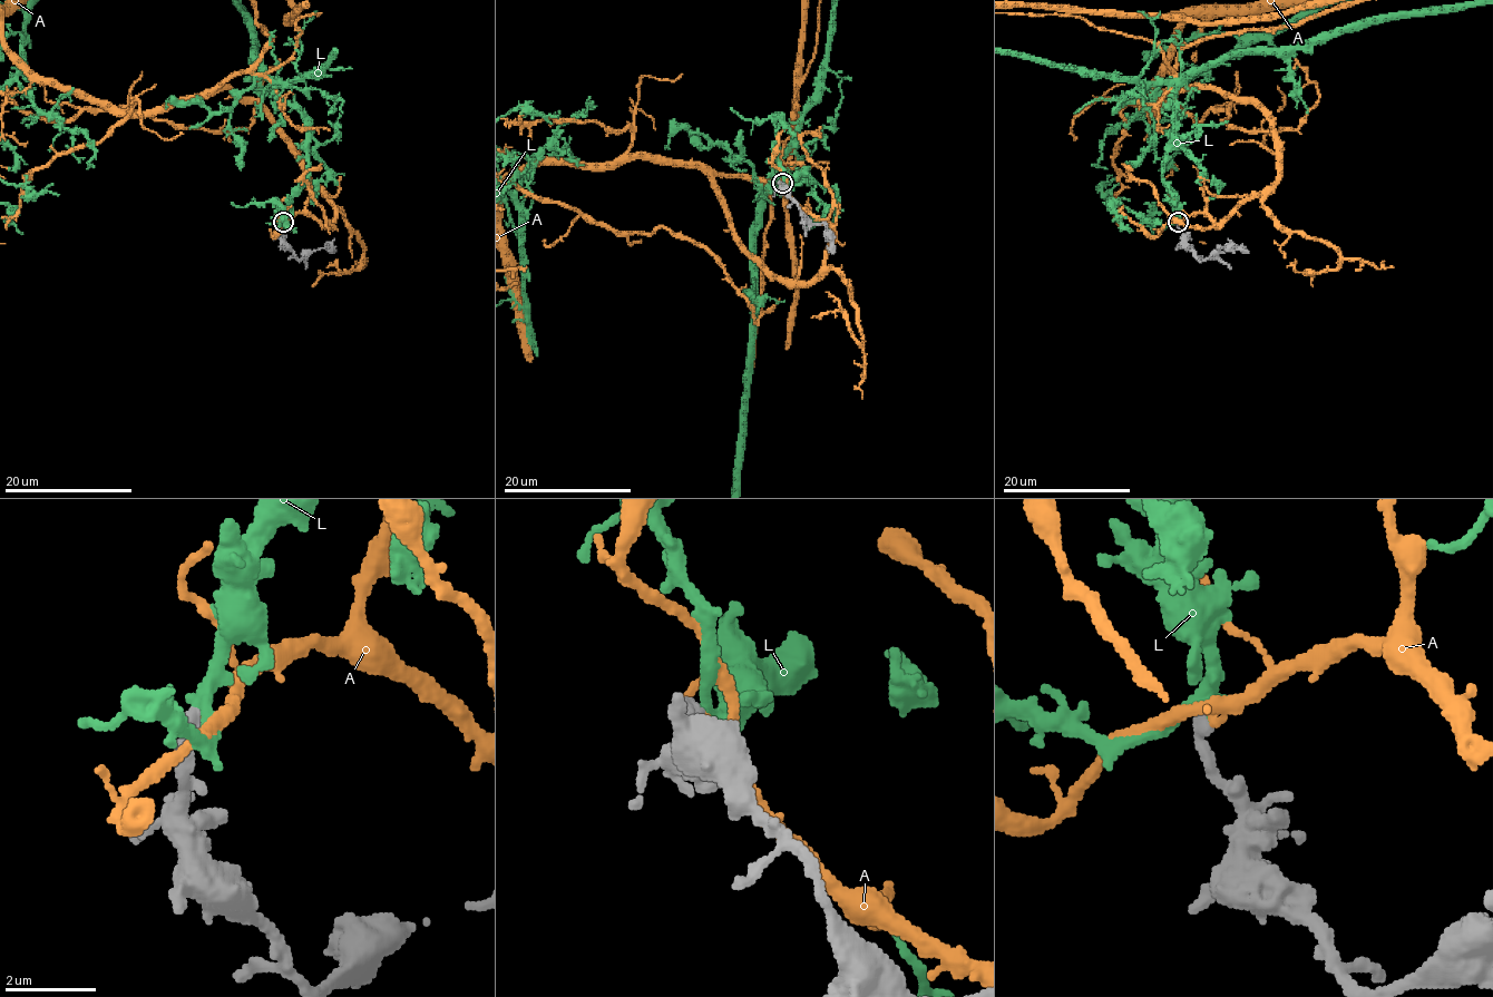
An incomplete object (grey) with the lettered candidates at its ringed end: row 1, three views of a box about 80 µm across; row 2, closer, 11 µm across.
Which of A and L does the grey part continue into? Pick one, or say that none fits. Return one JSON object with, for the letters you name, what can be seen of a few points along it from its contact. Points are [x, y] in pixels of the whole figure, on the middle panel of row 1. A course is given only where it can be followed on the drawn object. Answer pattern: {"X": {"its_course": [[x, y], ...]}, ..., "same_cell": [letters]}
{"same_cell": ["L"]}

